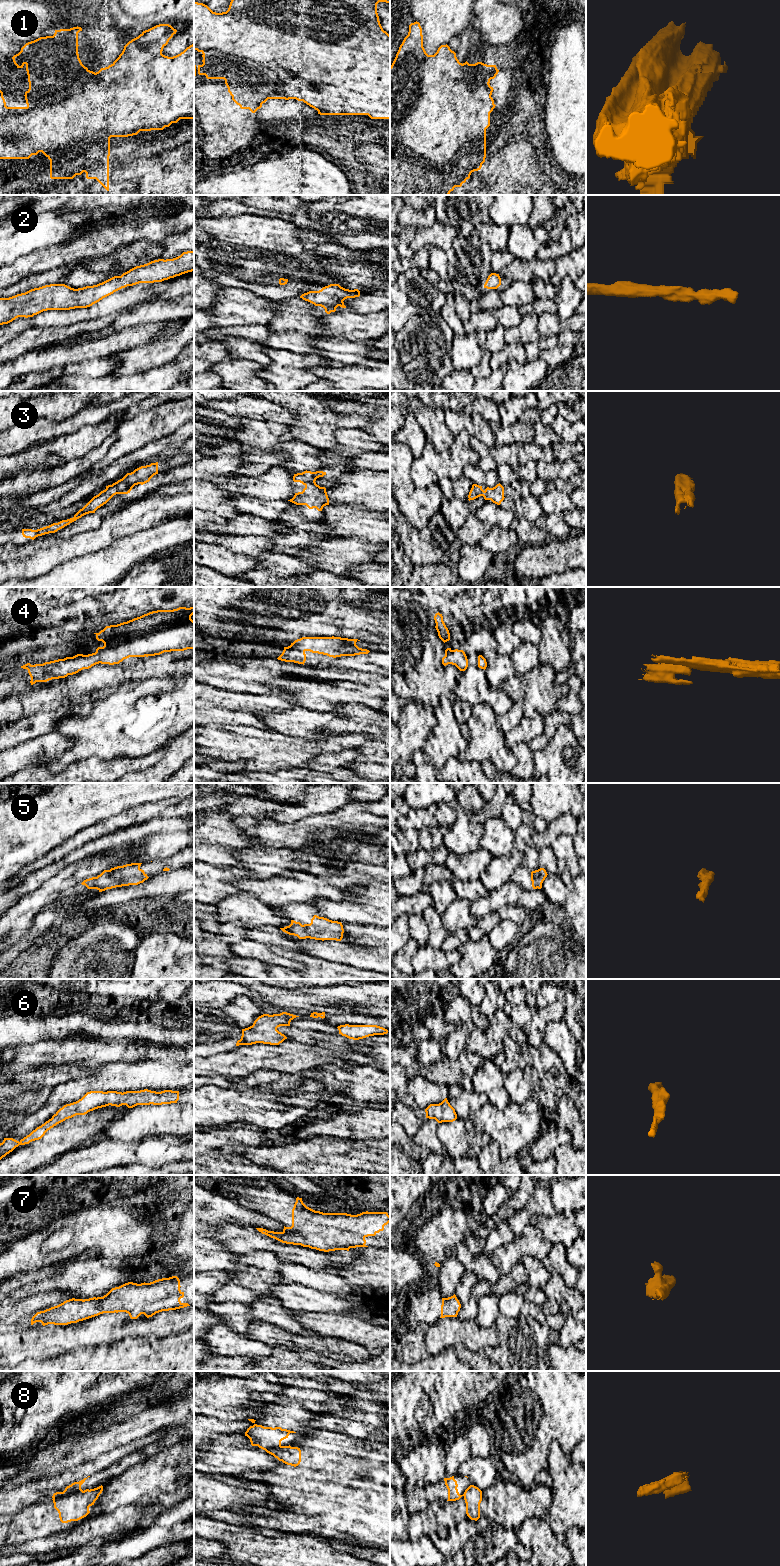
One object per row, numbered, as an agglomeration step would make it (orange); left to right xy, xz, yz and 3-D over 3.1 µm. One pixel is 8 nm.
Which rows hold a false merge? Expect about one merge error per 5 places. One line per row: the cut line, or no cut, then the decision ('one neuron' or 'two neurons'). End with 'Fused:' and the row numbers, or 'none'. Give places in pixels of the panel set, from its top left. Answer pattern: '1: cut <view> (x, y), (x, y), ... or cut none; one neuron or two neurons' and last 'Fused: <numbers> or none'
1: cut xz (203, 54), (248, 58), (271, 70), (280, 83), (278, 98); two neurons
2: cut none; one neuron
3: cut none; one neuron
4: cut none; one neuron
5: cut none; one neuron
6: cut none; one neuron
7: cut none; one neuron
8: cut xy (82, 1490), (76, 1493), (62, 1493), (53, 1498); two neurons
Fused: 1, 8

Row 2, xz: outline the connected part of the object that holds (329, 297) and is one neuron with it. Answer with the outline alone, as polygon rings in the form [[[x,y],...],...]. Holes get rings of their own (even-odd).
[[[330,284],[319,291],[309,291],[300,296],[315,306],[321,306],[327,314],[335,312],[338,306],[346,308],[344,300],[360,296],[358,289],[349,290],[341,287],[339,284]]]

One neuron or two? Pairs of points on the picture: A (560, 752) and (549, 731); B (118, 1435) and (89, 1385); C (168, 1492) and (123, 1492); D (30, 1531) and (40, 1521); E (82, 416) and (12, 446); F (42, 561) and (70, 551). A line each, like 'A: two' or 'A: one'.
A: two
B: two
C: one
D: one
E: one
F: one

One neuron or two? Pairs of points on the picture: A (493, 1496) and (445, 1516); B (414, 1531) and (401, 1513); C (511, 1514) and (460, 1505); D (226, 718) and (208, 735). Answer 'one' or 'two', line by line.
A: one
B: two
C: one
D: two

